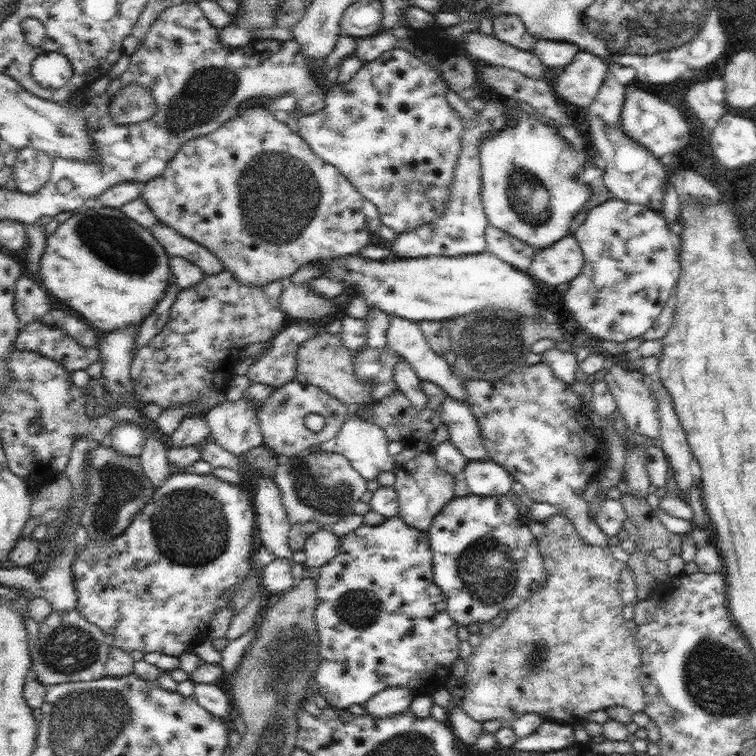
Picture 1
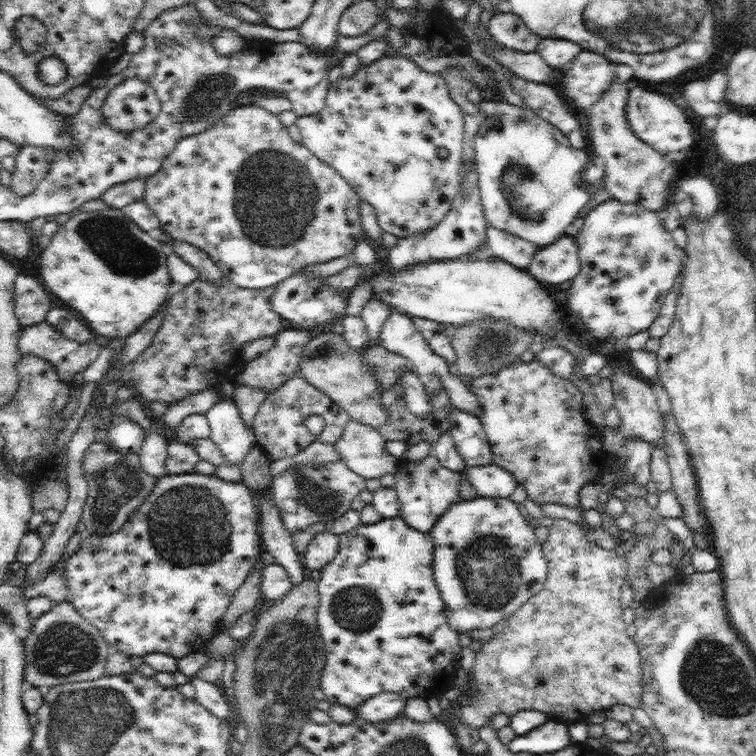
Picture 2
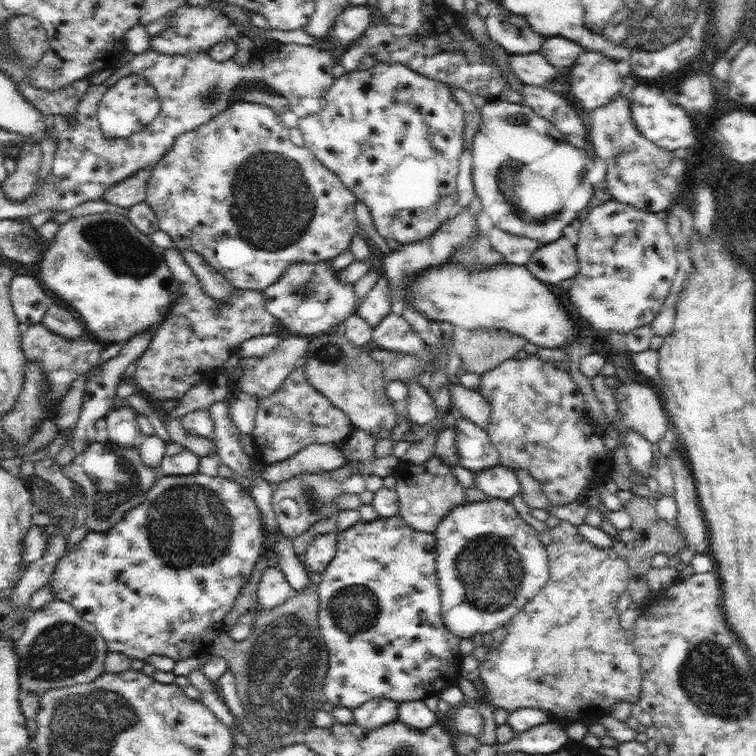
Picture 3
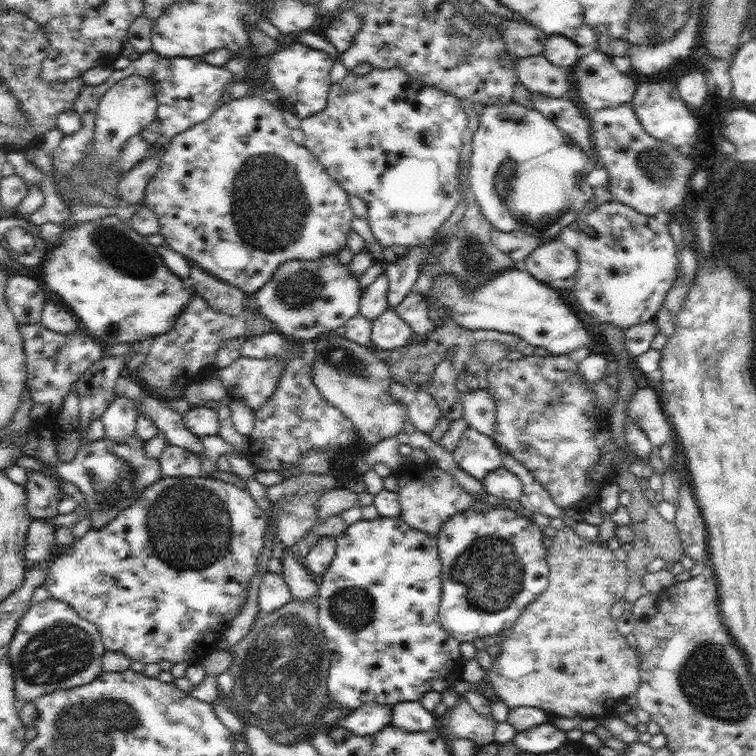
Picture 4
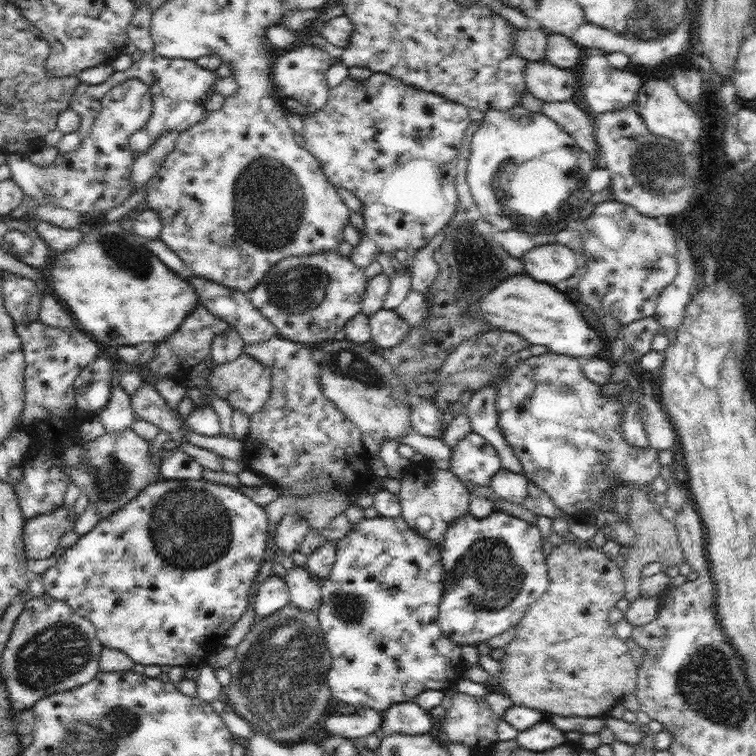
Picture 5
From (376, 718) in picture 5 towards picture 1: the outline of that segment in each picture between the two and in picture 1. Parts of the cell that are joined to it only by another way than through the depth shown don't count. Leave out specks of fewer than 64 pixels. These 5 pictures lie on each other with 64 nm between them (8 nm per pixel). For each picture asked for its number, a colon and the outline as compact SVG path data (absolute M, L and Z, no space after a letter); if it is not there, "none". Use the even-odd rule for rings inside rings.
1: M387 688L377 692L367 704L365 712L373 718L391 718L397 712L409 710L409 704L415 700L415 694L407 688Z
2: M379 692L377 696L365 700L359 708L355 716L361 716L363 720L367 720L367 724L379 724L379 722L389 722L397 716L401 716L403 708L405 708L405 698L401 698L399 694L383 694Z
3: M369 700L357 708L351 708L353 724L357 724L365 730L381 728L381 726L397 720L397 706L399 704L391 702L391 700Z
4: M363 704L357 710L351 710L349 716L337 720L339 726L347 728L355 736L375 734L381 728L389 726L389 722L391 722L391 706L379 706L379 704Z

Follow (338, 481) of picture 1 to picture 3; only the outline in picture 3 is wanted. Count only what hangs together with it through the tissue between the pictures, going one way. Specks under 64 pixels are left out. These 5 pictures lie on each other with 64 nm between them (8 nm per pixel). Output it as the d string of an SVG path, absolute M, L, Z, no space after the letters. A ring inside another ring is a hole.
M303 472L303 474L295 474L293 478L275 482L271 506L277 516L279 532L289 540L293 540L301 536L305 530L309 530L313 524L317 524L319 520L335 518L339 510L333 506L333 498L337 498L341 492L345 492L345 488L339 486L337 482L331 482L329 472L315 472L315 474Z

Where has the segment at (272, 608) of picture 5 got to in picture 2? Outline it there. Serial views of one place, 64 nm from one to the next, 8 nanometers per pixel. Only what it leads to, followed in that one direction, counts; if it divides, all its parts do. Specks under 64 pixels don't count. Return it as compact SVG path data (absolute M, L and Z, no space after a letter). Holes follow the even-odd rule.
M267 564L263 568L261 574L261 606L269 606L279 602L281 598L285 598L291 592L293 584L287 576L287 572L283 570L283 566L279 564Z

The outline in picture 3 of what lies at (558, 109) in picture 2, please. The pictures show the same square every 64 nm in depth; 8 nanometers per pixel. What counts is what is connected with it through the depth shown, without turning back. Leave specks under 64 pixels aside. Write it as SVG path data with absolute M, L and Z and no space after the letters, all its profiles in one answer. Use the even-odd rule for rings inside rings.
M523 84L521 96L523 96L525 106L529 106L533 112L537 112L545 120L549 120L559 132L563 132L565 136L575 134L577 138L581 138L585 142L585 136L587 136L585 126L583 126L581 118L577 116L577 112L563 98L565 94L557 94L553 90L541 88L541 86Z

